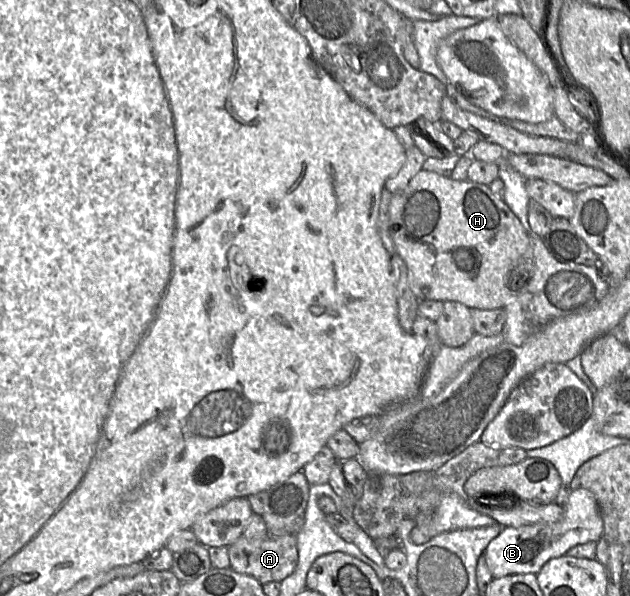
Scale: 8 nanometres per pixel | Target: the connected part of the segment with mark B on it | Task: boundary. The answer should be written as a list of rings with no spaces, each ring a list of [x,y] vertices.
[[[587,489],[572,490],[563,506],[563,516],[554,524],[530,524],[520,527],[503,527],[483,552],[493,578],[513,574],[537,574],[550,559],[565,555],[576,545],[598,542],[603,535],[604,524],[597,500]]]

